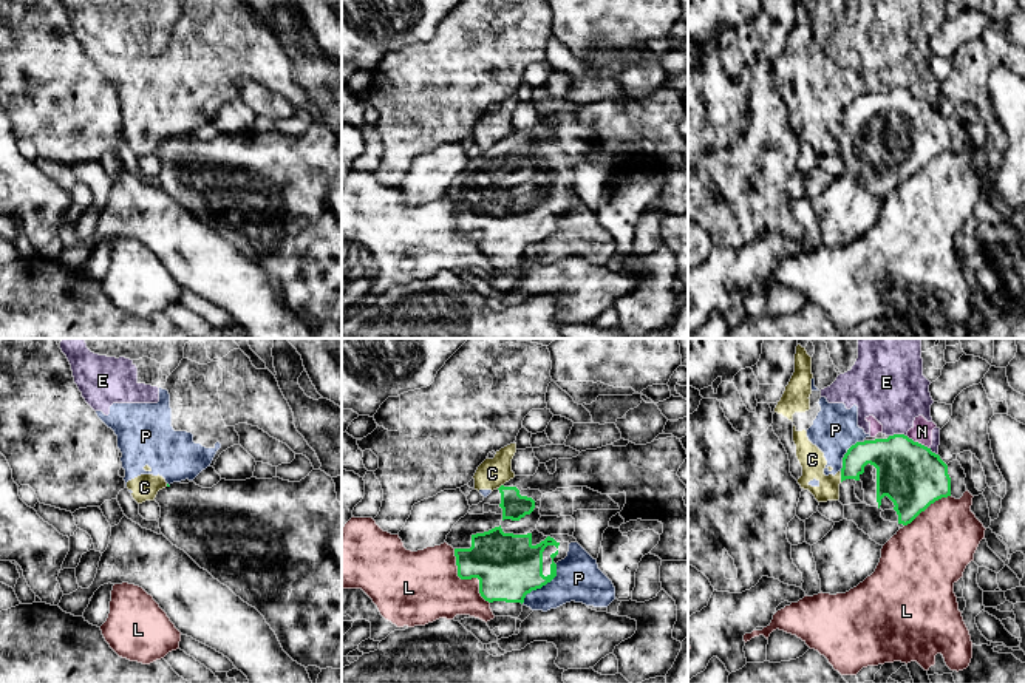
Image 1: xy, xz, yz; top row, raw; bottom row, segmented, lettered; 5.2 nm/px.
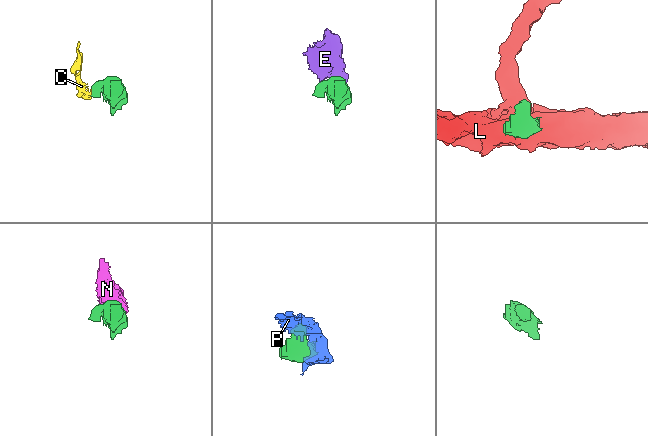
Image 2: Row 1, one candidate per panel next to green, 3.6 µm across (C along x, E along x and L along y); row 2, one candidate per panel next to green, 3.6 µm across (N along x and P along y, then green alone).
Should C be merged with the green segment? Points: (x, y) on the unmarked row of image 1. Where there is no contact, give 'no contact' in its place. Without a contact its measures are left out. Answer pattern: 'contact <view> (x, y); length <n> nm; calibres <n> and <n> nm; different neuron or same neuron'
contact yz (841, 130); length 60 nm; calibres 160 and 130 nm; different neuron

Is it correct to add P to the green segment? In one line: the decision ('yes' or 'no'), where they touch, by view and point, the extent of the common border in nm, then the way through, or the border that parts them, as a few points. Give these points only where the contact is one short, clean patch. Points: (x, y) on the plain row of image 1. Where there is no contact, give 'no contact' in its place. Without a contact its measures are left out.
no | xz (541, 240) | 280 nm

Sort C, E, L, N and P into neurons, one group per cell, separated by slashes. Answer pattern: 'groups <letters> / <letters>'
groups C E N P / L

